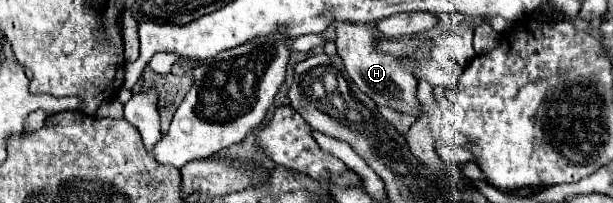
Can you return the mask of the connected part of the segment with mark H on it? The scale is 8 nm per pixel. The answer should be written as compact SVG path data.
M336 21L334 25L336 25L338 55L344 61L348 77L358 85L358 89L366 93L370 99L374 99L374 103L378 105L384 105L402 113L420 115L420 103L416 101L416 85L418 85L416 77L410 71L402 69L402 65L394 55L388 55L376 49L376 35L368 27L352 21Z

